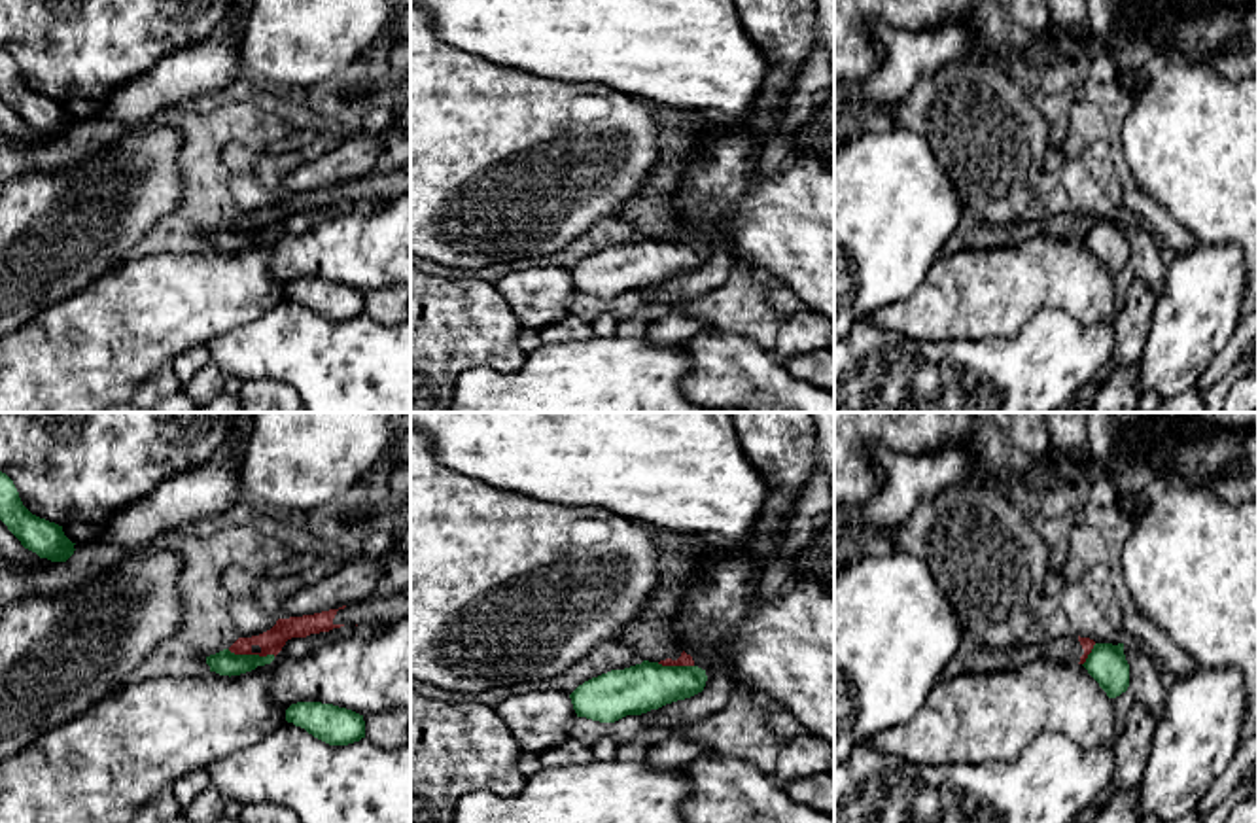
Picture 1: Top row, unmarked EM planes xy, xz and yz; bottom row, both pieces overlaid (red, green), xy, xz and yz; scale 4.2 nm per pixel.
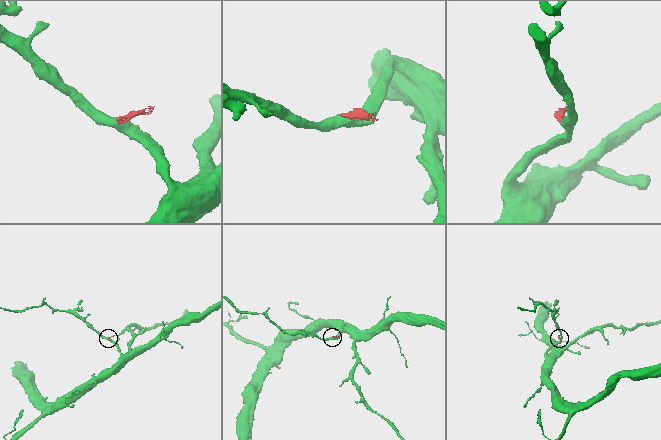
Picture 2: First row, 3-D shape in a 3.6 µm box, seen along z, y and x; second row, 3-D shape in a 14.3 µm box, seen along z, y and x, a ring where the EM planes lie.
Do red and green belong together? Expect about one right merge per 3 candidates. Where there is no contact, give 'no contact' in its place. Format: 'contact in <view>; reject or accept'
contact in xy; reject

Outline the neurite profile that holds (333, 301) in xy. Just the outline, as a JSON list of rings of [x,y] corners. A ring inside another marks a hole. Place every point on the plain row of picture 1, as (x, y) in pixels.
[[[291,280],[286,286],[286,297],[305,305],[329,322],[348,322],[365,314],[363,291],[333,280]]]

